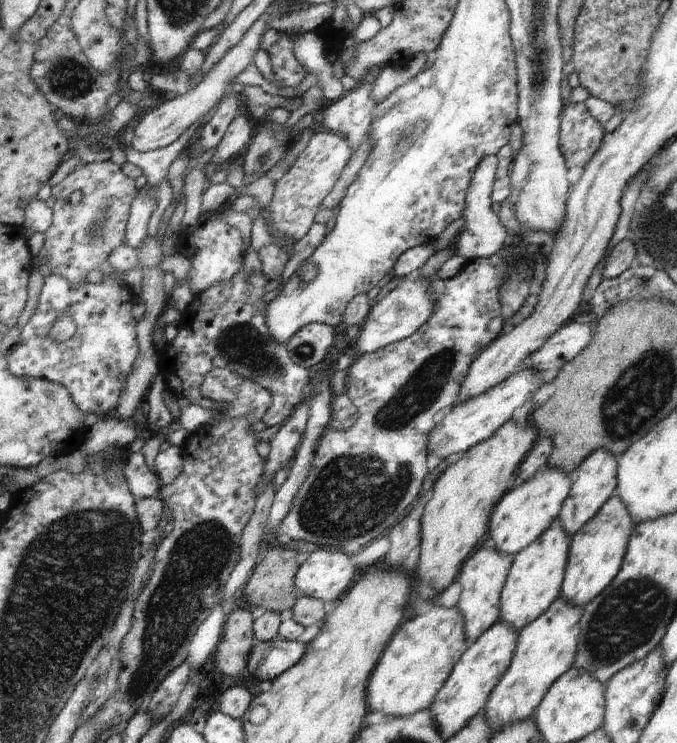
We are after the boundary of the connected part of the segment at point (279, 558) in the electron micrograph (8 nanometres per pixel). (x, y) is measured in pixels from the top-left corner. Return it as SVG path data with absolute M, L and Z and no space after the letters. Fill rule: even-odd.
M275 547L264 554L259 559L255 567L255 574L251 576L249 584L245 586L245 592L249 596L249 600L255 606L261 606L265 610L276 613L285 612L285 610L293 610L294 606L300 598L306 594L296 585L296 574L300 569L297 562L297 552L293 549Z

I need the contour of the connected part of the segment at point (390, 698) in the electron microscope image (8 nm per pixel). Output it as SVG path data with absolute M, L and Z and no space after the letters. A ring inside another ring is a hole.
M435 601L426 613L414 616L403 623L391 639L391 644L387 645L379 666L375 668L375 674L371 676L371 686L369 686L371 708L387 717L409 716L429 709L472 643L466 633L466 619L459 607L446 608Z

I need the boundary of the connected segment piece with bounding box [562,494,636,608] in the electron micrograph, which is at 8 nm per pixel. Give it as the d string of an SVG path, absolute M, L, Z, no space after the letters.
M614 494L583 528L573 535L562 596L574 605L589 605L621 572L636 521L621 497Z

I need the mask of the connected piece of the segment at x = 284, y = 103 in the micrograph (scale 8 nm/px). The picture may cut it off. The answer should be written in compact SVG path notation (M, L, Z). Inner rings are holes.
M243 85L239 87L242 100L248 106L252 119L261 119L270 108L282 107L291 112L300 104L298 97L285 98L279 95L272 96L257 85Z

